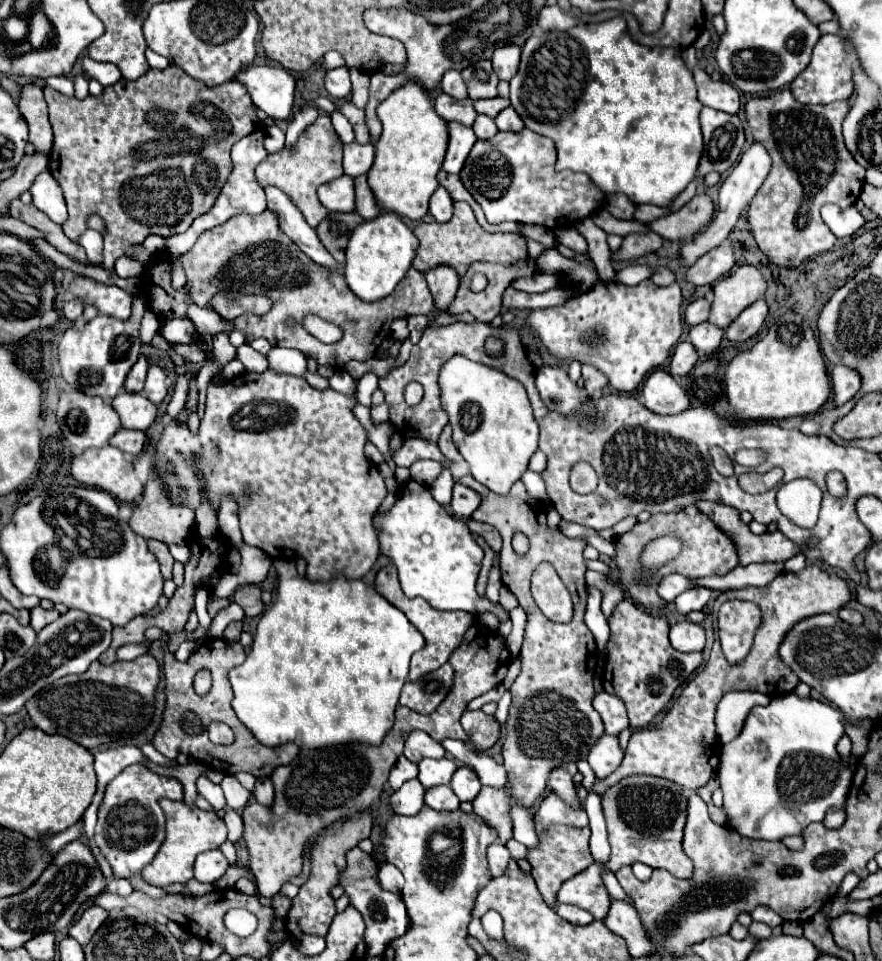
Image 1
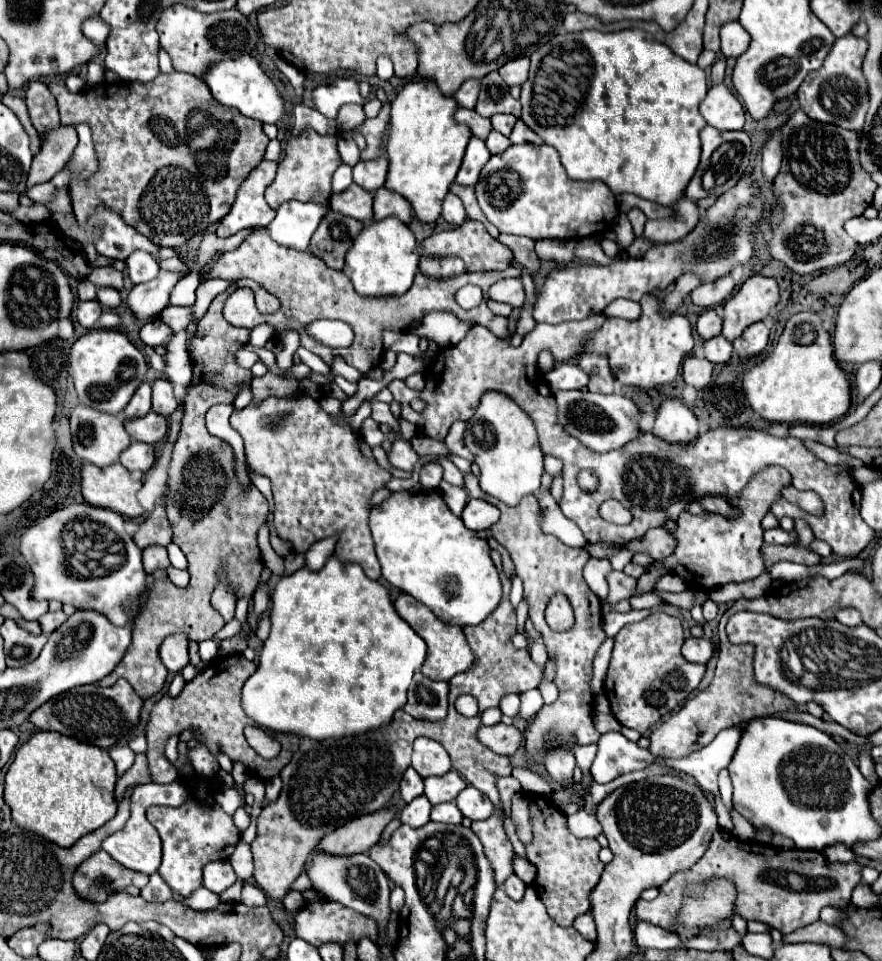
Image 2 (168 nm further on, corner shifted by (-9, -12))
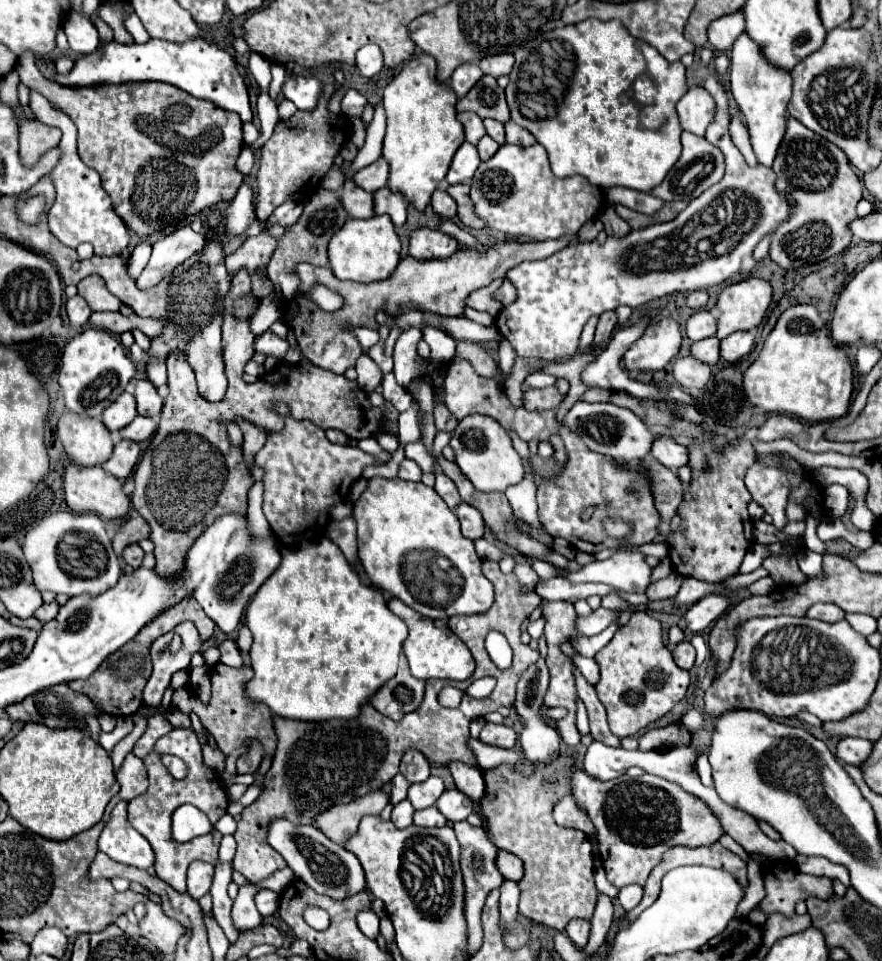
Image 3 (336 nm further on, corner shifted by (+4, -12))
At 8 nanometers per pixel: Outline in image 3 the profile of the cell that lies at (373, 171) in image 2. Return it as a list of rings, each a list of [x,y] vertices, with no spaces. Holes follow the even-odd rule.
[[[379,157],[379,161],[359,169],[351,179],[365,191],[377,191],[383,189],[387,185],[387,177],[389,177],[389,165],[387,161],[383,161],[383,157]]]

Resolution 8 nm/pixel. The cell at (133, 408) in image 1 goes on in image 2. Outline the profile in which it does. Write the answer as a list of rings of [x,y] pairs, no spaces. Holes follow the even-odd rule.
[[[148,413],[146,417],[124,421],[124,427],[134,441],[142,441],[142,443],[156,443],[168,433],[166,417],[160,417],[156,413]]]

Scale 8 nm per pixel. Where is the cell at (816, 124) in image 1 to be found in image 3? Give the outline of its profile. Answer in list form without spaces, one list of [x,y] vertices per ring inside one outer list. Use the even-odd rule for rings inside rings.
[[[789,117],[785,137],[779,145],[779,151],[773,163],[773,171],[777,175],[777,181],[775,181],[777,191],[791,201],[791,217],[783,221],[773,233],[769,257],[783,269],[797,269],[801,265],[821,263],[833,255],[839,255],[843,249],[847,249],[851,243],[851,233],[847,229],[847,223],[857,217],[855,207],[863,199],[863,187],[861,187],[861,179],[855,175],[853,167],[849,165],[849,159],[845,157],[845,153],[835,143],[819,137],[815,131],[807,129],[803,123]]]

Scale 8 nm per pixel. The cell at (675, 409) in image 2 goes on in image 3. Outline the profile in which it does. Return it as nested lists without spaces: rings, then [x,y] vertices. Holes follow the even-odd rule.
[[[659,435],[653,441],[651,447],[651,457],[657,459],[661,465],[665,465],[667,469],[679,469],[689,461],[689,451],[685,445],[679,445],[673,437],[669,435]]]

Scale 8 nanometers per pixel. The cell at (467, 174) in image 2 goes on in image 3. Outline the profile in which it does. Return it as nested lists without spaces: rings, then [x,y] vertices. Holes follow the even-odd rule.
[[[465,141],[465,143],[457,149],[457,153],[455,153],[453,161],[451,161],[449,173],[447,173],[447,177],[445,177],[447,183],[449,183],[449,185],[469,183],[471,177],[473,177],[473,173],[475,173],[477,167],[479,167],[479,163],[481,163],[481,159],[479,159],[479,155],[477,155],[475,145],[471,145],[471,143]]]

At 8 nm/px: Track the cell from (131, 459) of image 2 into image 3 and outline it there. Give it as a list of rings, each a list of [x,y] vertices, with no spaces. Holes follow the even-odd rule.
[[[119,441],[113,449],[111,459],[105,461],[101,467],[107,473],[115,475],[117,479],[125,481],[133,473],[135,465],[137,465],[137,459],[139,459],[139,453],[141,453],[141,449],[135,441]]]

